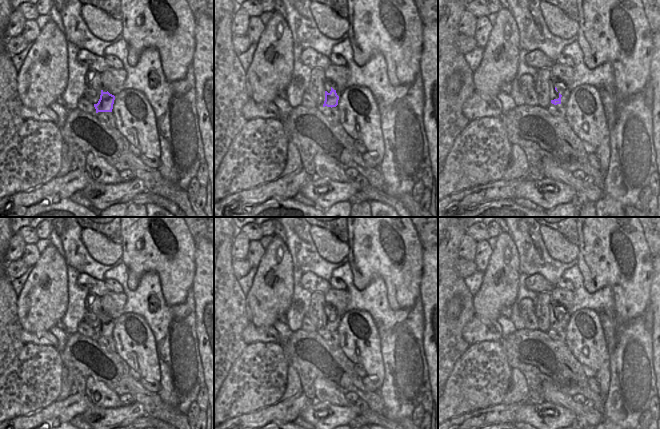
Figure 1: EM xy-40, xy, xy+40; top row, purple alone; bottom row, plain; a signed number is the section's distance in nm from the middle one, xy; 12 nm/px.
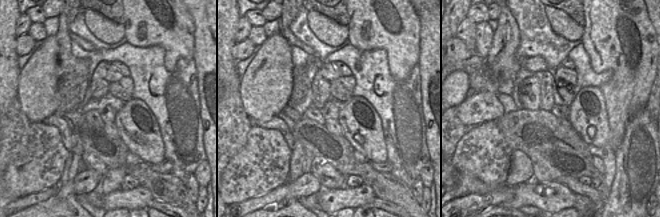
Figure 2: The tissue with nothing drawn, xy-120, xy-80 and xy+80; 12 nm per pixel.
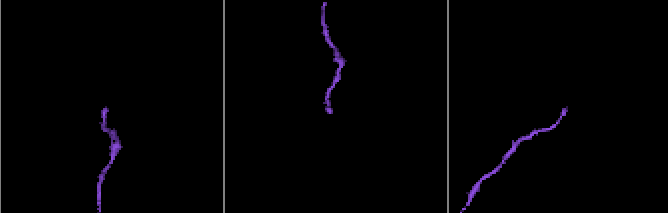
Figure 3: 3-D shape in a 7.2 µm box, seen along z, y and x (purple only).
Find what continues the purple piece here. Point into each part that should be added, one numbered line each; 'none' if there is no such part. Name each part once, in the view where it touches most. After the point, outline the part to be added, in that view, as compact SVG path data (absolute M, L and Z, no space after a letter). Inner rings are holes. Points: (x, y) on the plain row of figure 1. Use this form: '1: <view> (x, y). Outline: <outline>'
1: xy+40 (561, 312). Outline: M551 302L549 305L549 321L551 324L558 323L559 319L561 321L561 328L565 329L570 318L571 314L567 312L563 306L554 306Z

